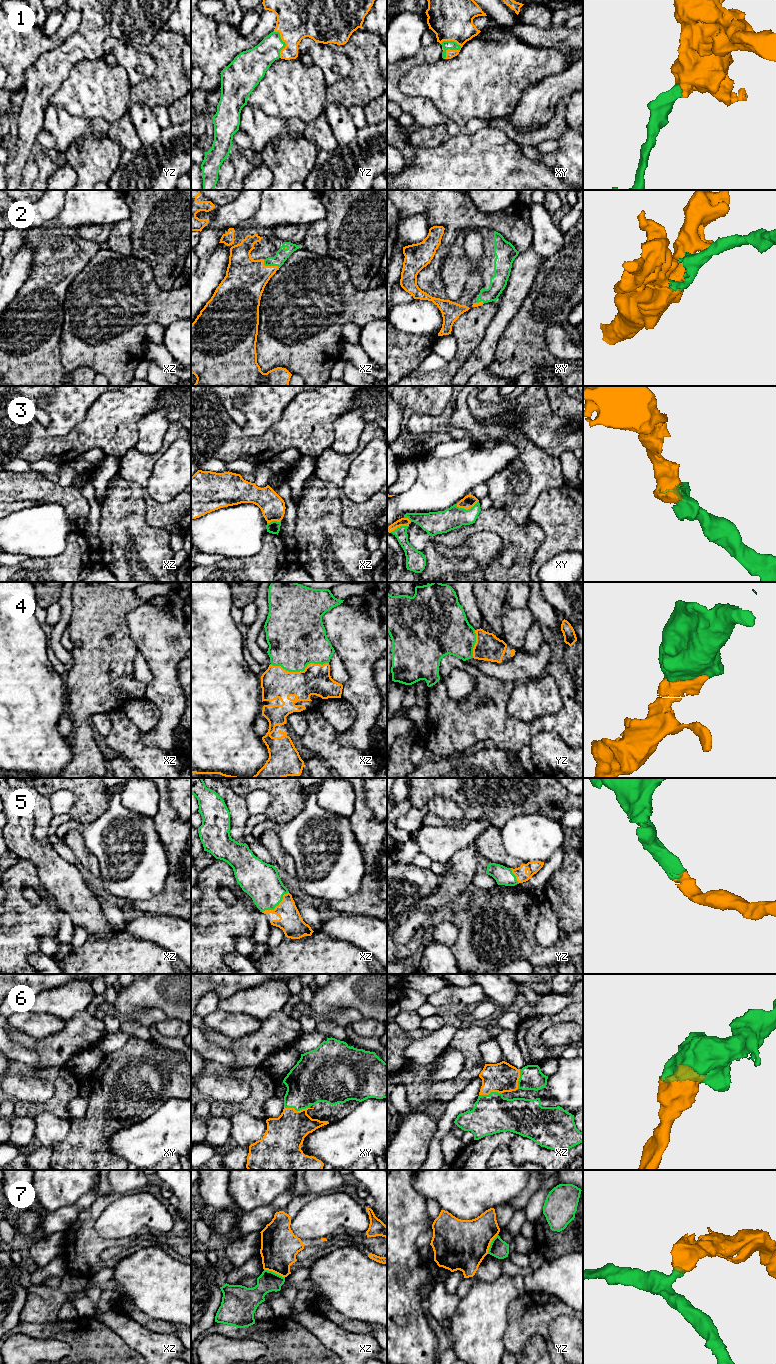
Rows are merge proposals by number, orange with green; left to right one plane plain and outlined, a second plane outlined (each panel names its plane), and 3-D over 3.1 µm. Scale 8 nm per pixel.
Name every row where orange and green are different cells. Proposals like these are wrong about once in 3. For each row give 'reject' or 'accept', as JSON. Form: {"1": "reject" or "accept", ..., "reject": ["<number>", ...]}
{"1": "accept", "2": "accept", "3": "accept", "4": "accept", "5": "accept", "6": "accept", "7": "reject", "reject": ["7"]}

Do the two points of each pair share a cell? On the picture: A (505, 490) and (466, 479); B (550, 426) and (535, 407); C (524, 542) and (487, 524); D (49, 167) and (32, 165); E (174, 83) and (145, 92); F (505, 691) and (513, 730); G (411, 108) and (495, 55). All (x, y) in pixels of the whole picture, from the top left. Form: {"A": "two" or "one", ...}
{"A": "two", "B": "one", "C": "one", "D": "two", "E": "one", "F": "one", "G": "two"}

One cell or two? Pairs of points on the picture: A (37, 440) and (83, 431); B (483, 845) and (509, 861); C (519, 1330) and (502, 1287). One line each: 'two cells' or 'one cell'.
A: one cell
B: one cell
C: two cells

